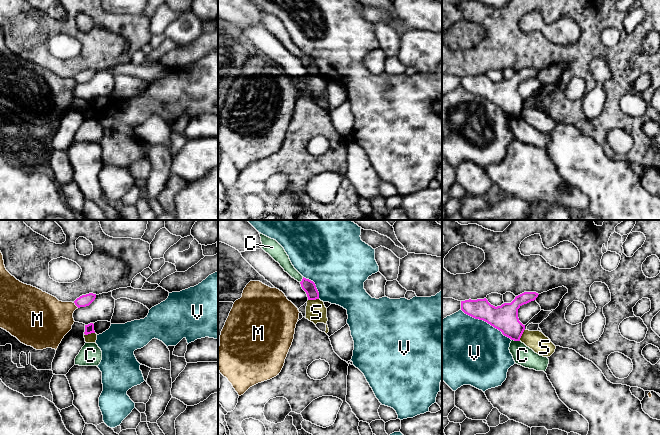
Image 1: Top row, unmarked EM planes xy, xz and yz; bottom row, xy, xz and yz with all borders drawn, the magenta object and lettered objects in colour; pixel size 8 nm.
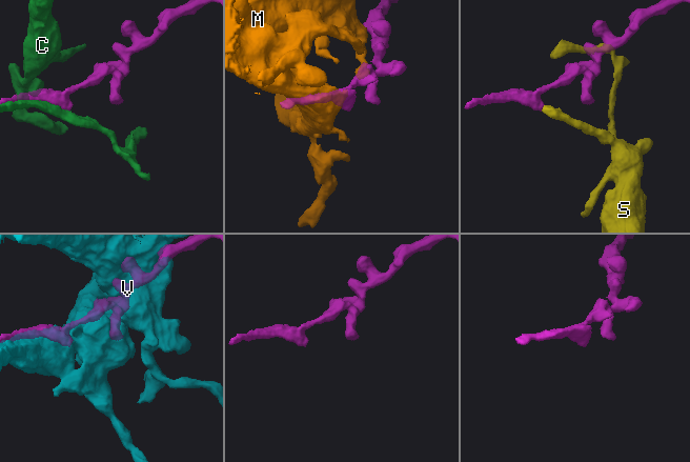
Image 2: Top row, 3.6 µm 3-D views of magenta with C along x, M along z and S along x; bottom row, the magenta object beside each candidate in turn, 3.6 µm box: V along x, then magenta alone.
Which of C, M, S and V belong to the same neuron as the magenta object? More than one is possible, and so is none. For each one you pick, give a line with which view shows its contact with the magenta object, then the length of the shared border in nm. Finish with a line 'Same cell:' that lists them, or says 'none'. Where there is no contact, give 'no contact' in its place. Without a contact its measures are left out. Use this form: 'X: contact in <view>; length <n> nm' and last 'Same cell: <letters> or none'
Same cell: none

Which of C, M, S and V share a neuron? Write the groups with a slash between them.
C / M / S / V

